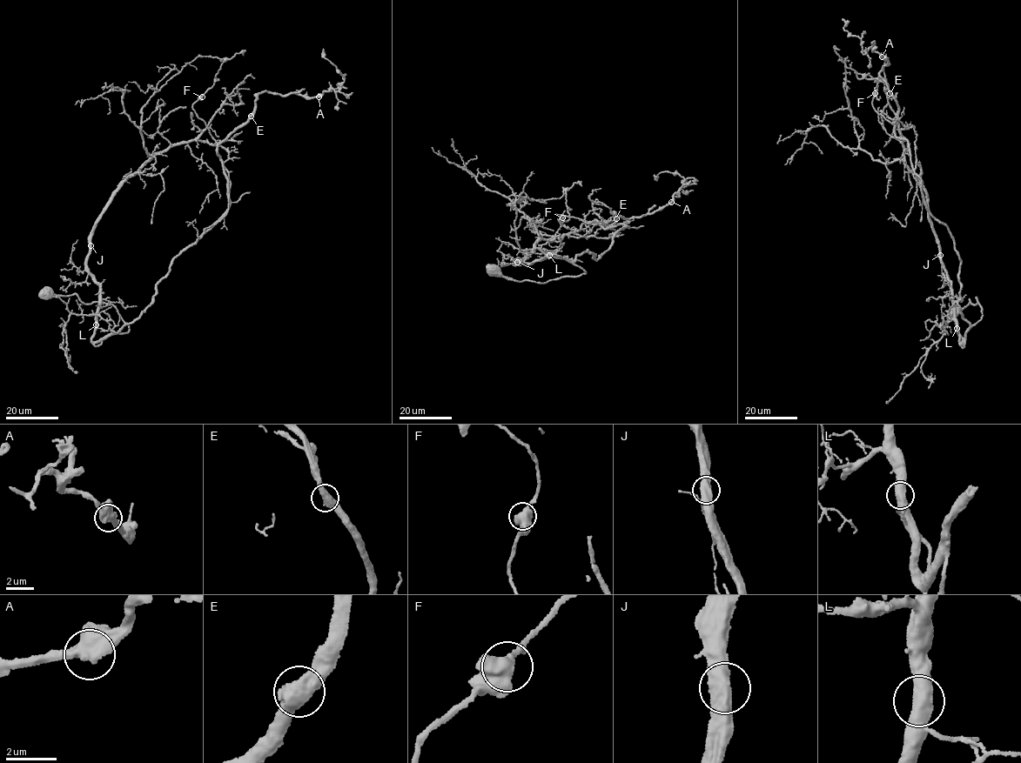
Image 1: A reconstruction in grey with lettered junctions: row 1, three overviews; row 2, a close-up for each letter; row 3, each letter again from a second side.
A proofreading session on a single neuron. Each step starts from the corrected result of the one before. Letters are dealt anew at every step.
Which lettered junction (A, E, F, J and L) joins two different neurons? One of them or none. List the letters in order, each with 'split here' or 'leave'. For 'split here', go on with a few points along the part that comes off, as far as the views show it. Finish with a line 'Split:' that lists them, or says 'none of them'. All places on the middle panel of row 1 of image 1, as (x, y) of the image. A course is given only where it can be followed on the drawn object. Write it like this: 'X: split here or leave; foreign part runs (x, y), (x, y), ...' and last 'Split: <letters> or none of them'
A: leave
E: leave
F: leave
J: leave
L: leave
Split: none of them

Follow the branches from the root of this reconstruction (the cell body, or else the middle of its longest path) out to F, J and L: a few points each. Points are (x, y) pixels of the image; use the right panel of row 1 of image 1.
F: (956, 312), (977, 297), (983, 317), (963, 317), (955, 242), (875, 93)
J: (956, 312), (970, 299), (975, 304), (977, 297), (983, 317), (966, 332), (961, 344), (950, 284), (940, 255)
L: (956, 312), (967, 305), (970, 299), (975, 304), (977, 297), (983, 314), (966, 332), (961, 344), (957, 328)

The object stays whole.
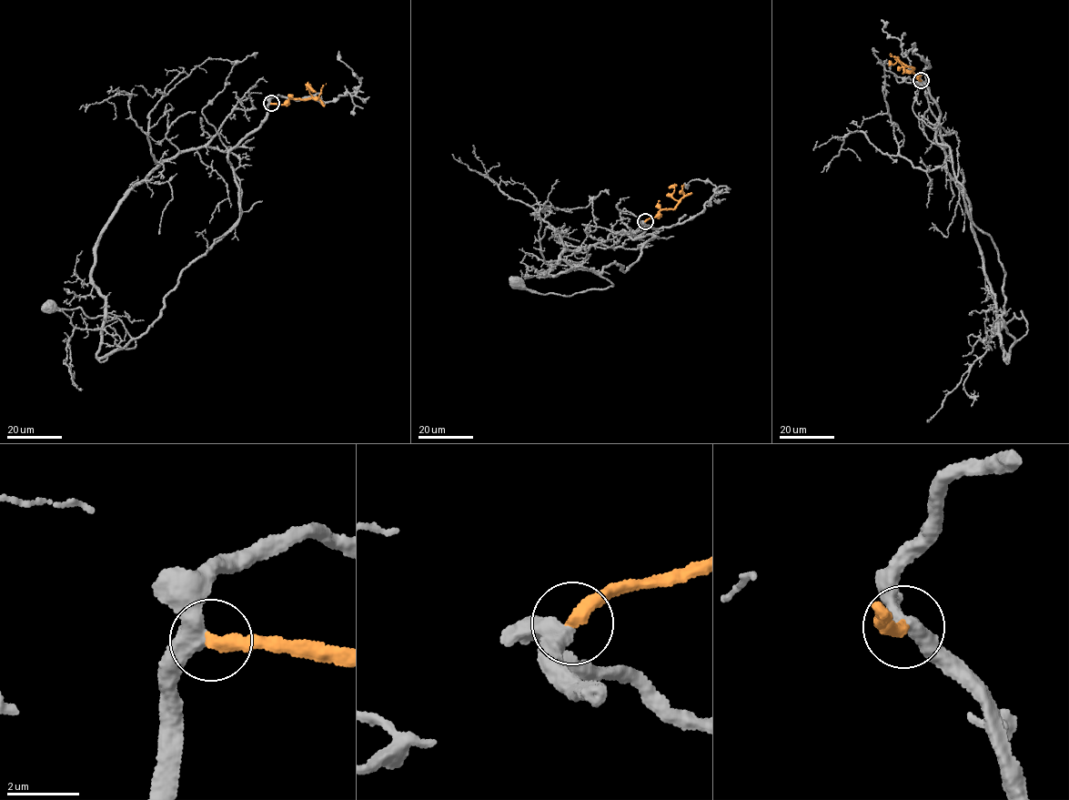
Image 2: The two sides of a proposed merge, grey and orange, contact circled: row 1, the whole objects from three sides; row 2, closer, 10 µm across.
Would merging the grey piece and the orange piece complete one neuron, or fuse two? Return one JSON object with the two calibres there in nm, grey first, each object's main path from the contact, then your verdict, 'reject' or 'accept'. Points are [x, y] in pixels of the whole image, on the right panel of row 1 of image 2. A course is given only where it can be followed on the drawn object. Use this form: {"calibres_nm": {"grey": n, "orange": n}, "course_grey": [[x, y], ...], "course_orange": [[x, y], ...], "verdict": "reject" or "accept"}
{"calibres_nm": {"grey": 400, "orange": 380}, "course_grey": [[921, 80], [971, 219], [998, 252], [1008, 333], [1016, 340], [1028, 327], [1021, 311], [1000, 327]], "course_orange": [[921, 80], [912, 72], [914, 68], [903, 66], [896, 57], [889, 55], [892, 54]], "verdict": "accept"}

